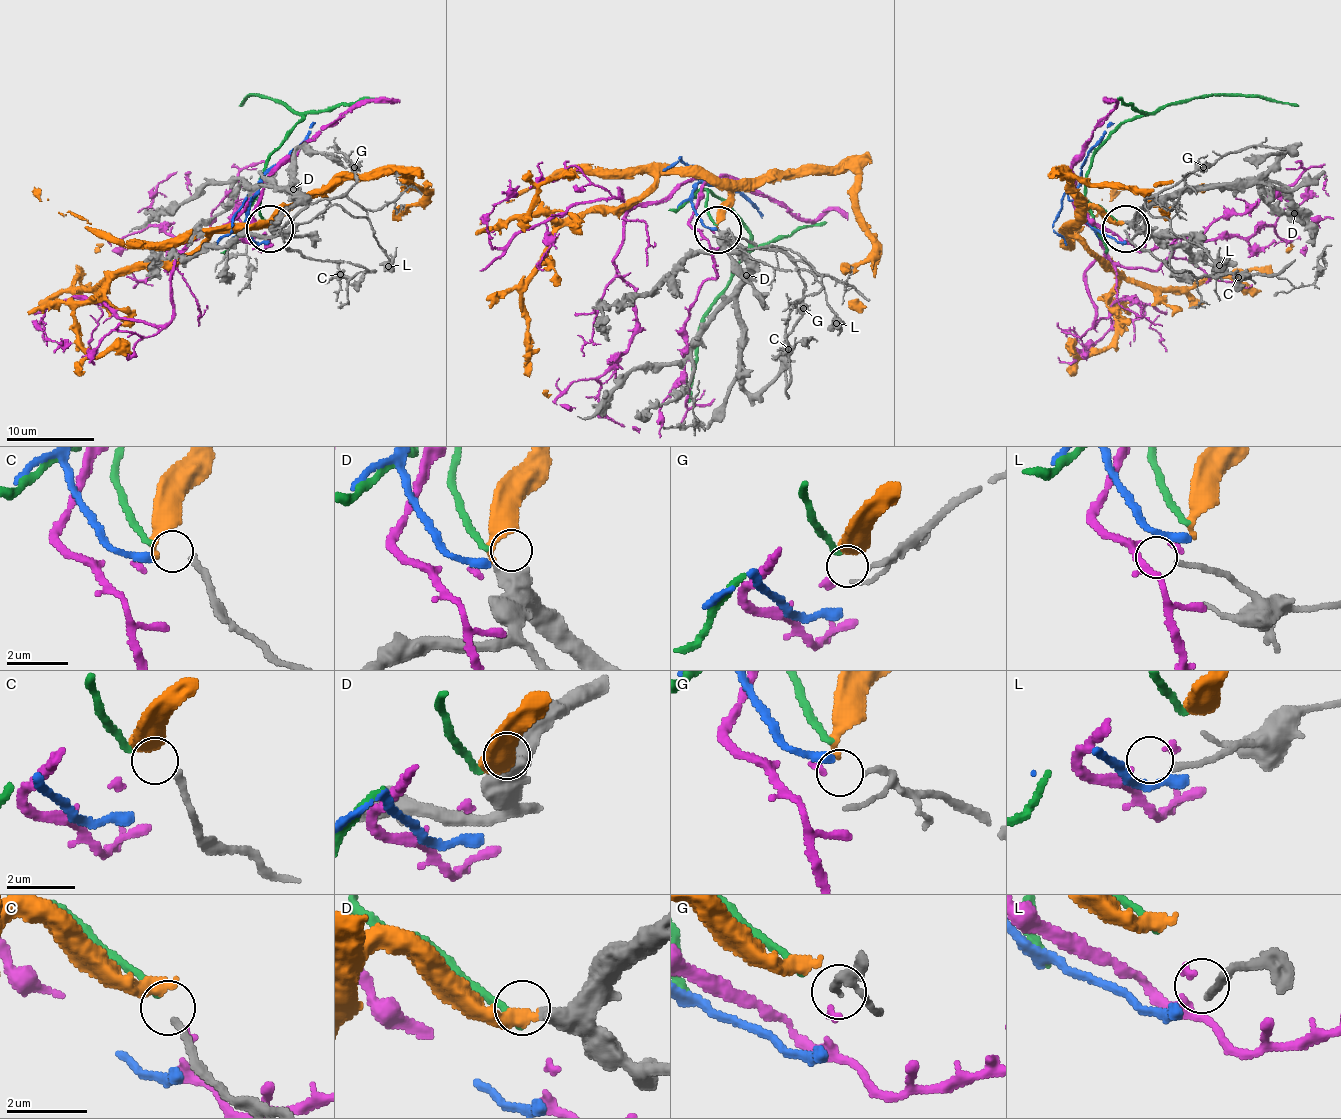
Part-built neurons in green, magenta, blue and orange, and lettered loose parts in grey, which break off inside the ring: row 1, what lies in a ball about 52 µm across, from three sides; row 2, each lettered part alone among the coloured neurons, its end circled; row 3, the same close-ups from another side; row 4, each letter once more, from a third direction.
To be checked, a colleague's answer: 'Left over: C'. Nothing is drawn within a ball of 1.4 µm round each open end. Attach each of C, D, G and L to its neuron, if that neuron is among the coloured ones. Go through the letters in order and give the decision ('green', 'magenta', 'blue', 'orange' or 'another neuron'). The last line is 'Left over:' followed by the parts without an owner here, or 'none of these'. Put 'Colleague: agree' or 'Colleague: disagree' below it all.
C: green
D: orange
G: magenta
L: another neuron
Left over: L
Colleague: disagree

